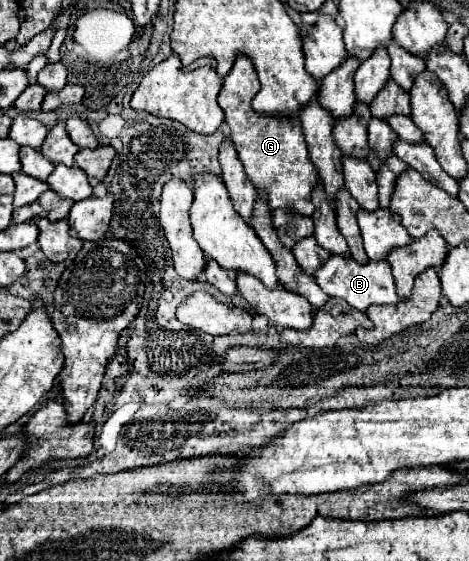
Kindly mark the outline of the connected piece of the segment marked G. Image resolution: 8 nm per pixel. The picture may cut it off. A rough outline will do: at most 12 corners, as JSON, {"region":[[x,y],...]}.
{"region":[[241,54],[219,106],[269,206],[311,216],[317,172],[301,122],[253,112],[253,62]]}

